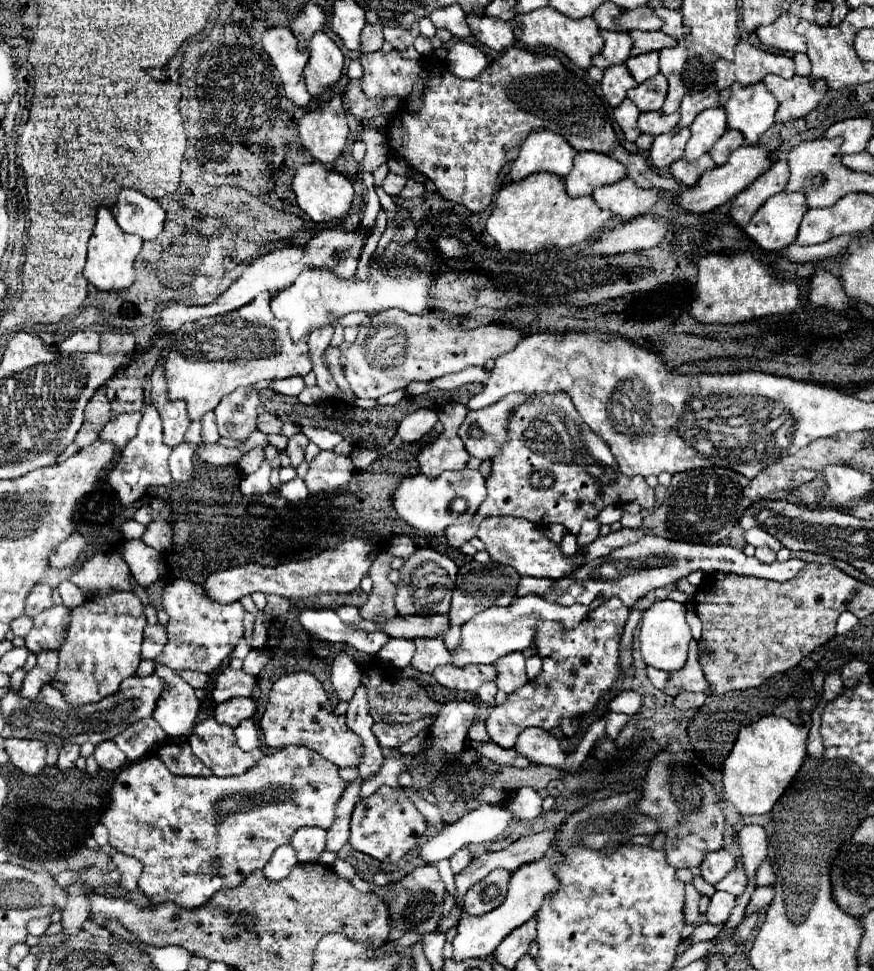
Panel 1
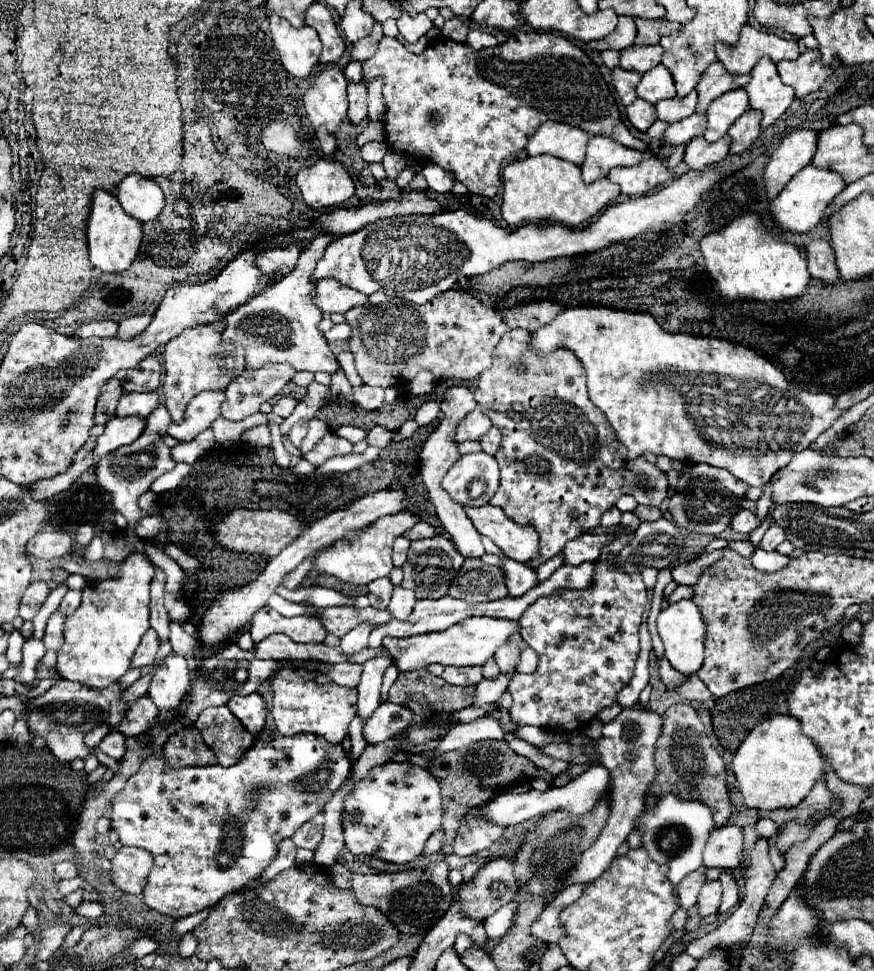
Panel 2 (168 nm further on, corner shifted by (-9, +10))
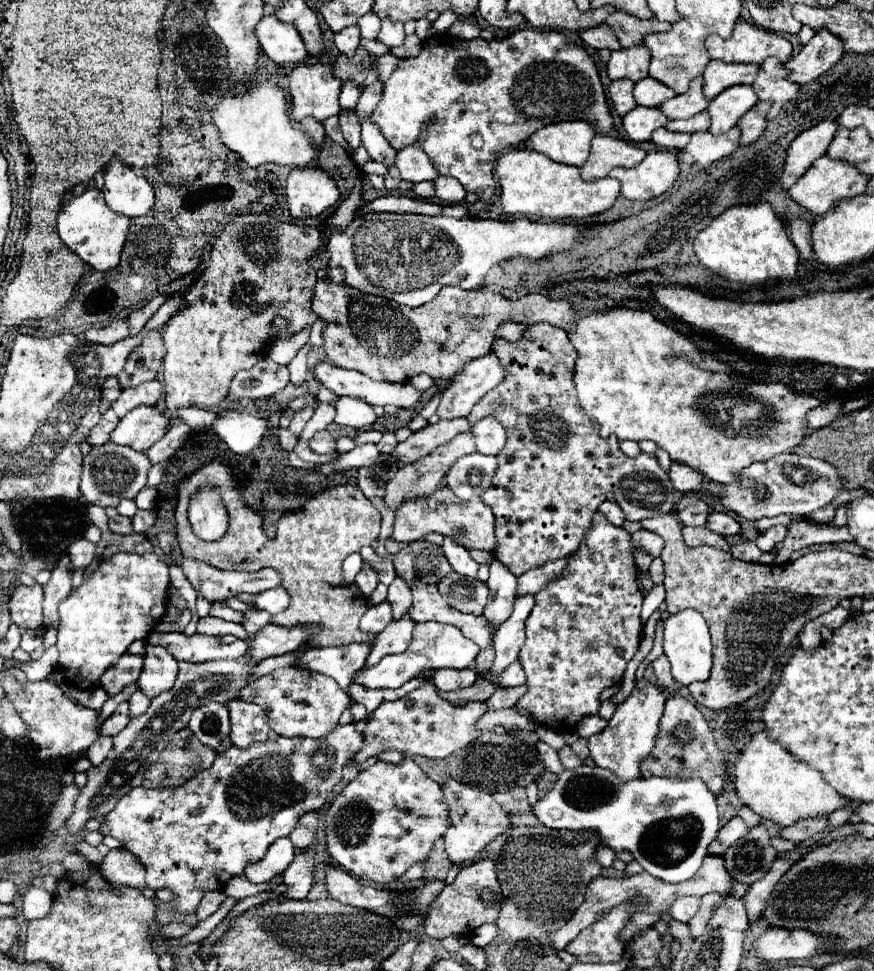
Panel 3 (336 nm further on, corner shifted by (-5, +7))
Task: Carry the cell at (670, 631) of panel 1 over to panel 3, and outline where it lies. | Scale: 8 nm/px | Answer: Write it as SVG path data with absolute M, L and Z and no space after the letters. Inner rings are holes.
M683 610L665 622L665 640L663 640L665 654L671 662L671 674L673 678L689 686L691 682L705 682L711 672L711 636L709 628L705 624L705 618L697 610Z

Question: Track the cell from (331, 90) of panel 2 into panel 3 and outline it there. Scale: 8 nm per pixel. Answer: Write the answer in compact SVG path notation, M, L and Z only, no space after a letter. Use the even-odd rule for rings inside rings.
M299 64L289 74L289 114L297 122L305 116L323 122L325 118L339 114L339 92L341 82L333 78L329 64Z

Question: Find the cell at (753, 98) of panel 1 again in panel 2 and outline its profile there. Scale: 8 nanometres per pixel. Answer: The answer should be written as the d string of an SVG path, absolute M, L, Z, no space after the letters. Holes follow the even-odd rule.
M767 57L753 67L751 81L743 89L749 93L749 107L763 113L761 129L773 125L795 99L793 87L781 83L777 67Z

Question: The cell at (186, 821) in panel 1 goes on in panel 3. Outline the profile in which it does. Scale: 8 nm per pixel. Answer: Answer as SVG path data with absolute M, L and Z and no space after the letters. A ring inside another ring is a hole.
M345 724L345 726L335 726L323 740L315 740L315 738L273 738L273 740L265 740L265 742L257 742L253 746L249 746L247 750L241 750L241 748L235 748L231 746L229 750L217 754L215 762L211 768L195 774L189 782L185 782L183 786L179 788L157 788L157 790L147 790L143 786L139 788L133 788L131 792L127 792L117 804L115 808L105 816L105 824L109 826L109 834L113 838L117 838L121 842L121 846L125 850L129 850L131 854L135 854L145 870L147 870L147 888L151 890L159 890L159 888L169 888L171 892L177 894L177 900L175 900L175 906L179 912L183 914L193 914L199 900L203 898L205 892L209 890L221 890L233 876L241 876L243 874L243 868L251 862L257 862L265 856L267 848L281 836L289 836L293 832L293 828L297 826L301 814L305 812L311 812L311 810L321 810L325 806L325 800L329 796L329 792L333 790L333 786L341 780L341 770L345 764L351 762L351 758L357 754L357 750L361 748L361 742L363 742L363 736L355 730L353 724Z

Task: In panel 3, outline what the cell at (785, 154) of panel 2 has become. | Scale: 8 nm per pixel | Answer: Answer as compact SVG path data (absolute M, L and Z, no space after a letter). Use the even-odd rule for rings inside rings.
M823 120L817 126L801 132L793 140L793 144L787 150L787 160L781 176L785 190L789 190L809 170L809 166L827 152L829 142L837 134L837 130L839 124L835 120Z

